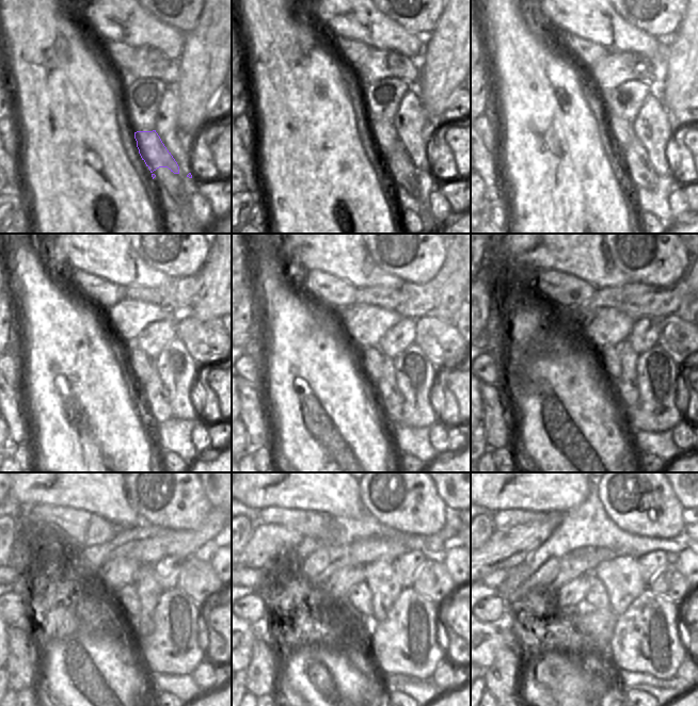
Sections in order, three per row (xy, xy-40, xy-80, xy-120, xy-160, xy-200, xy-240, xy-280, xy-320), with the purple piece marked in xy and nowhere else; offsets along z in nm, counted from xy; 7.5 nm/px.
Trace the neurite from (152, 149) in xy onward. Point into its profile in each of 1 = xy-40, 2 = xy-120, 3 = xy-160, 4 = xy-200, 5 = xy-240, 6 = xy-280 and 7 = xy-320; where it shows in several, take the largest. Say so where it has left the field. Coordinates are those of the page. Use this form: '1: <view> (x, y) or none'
1: xy-40 (383, 133)
2: xy-120 (140, 365)
3: xy-160 (371, 358)
4: xy-200 (611, 362)
5: xy-240 (127, 597)
6: xy-280 (360, 600)
7: xy-320 (597, 595)

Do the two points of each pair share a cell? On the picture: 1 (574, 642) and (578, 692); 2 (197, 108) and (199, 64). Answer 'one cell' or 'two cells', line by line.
1: two cells
2: one cell

